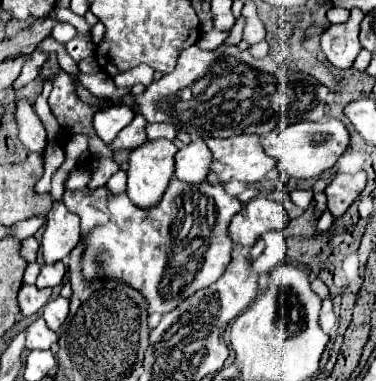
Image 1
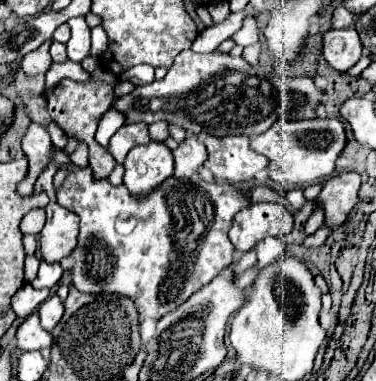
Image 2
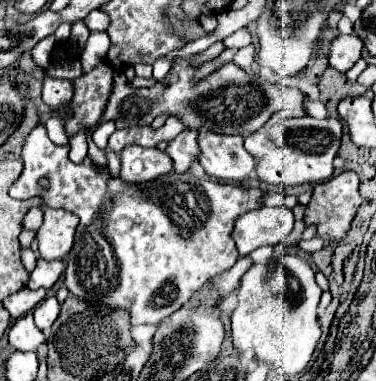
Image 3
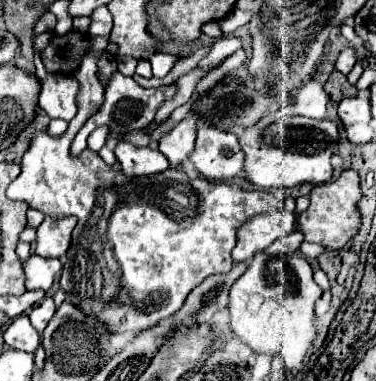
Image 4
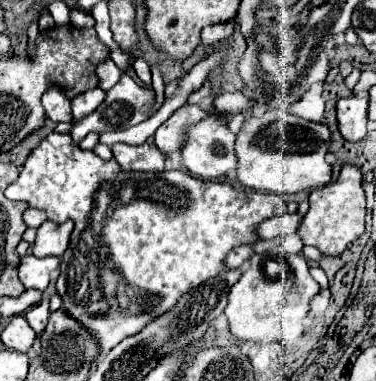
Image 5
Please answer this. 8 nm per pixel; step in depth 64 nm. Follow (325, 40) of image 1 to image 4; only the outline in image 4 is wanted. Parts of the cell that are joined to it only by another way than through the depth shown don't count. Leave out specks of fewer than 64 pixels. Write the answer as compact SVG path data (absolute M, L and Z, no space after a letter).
M344 48L336 60L336 70L342 74L350 74L350 70L356 64L356 50L354 48Z

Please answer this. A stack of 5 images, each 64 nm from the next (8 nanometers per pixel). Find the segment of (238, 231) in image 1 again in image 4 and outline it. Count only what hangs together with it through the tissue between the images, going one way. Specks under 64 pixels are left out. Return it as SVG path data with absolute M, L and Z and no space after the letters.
M274 210L248 220L238 232L238 244L232 250L234 262L250 260L256 252L264 250L274 240L293 232L294 220L296 220L295 214L288 210L282 212Z

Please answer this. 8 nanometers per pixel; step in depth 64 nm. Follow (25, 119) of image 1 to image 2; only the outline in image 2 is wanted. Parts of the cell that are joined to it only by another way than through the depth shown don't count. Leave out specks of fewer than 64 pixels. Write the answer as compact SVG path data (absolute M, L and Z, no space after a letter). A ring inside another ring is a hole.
M36 122L30 124L28 132L22 138L22 150L28 158L28 176L18 184L20 196L32 196L34 194L34 182L40 176L44 168L54 164L60 168L62 164L68 166L68 176L64 184L56 190L56 202L70 212L80 216L80 234L78 234L78 246L72 252L72 286L80 292L94 292L94 294L114 294L132 298L136 302L138 320L154 318L160 320L168 312L176 310L180 304L184 304L194 292L198 292L202 286L206 286L220 270L230 266L234 262L234 244L228 238L228 230L232 226L232 218L250 204L248 192L236 190L230 184L216 184L216 182L204 182L200 178L196 180L180 180L176 176L170 176L156 188L156 192L150 192L148 196L132 196L128 188L112 186L108 178L94 180L92 168L76 168L76 164L70 162L66 150L54 150L54 144L50 142L48 130ZM186 234L192 234L192 240L186 240ZM184 238L184 240L182 240ZM108 262L108 264L104 264Z

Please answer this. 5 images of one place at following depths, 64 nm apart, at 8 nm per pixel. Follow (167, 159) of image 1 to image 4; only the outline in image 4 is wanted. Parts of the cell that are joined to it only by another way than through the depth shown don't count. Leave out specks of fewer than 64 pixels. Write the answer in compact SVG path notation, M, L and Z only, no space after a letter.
M118 142L114 148L114 154L126 176L158 174L170 166L170 162L162 156L162 152L156 148L150 148L150 146L140 148L130 142Z

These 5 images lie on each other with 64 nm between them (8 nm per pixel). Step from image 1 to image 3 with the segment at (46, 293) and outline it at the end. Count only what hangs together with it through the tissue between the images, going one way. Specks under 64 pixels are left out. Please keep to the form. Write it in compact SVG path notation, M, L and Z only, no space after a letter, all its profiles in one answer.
M24 288L24 290L20 290L20 292L16 292L16 294L8 296L8 298L4 298L2 304L10 312L12 318L20 318L20 316L28 314L40 300L44 300L44 296L46 296L44 288L40 288L40 290L28 290L28 288Z

